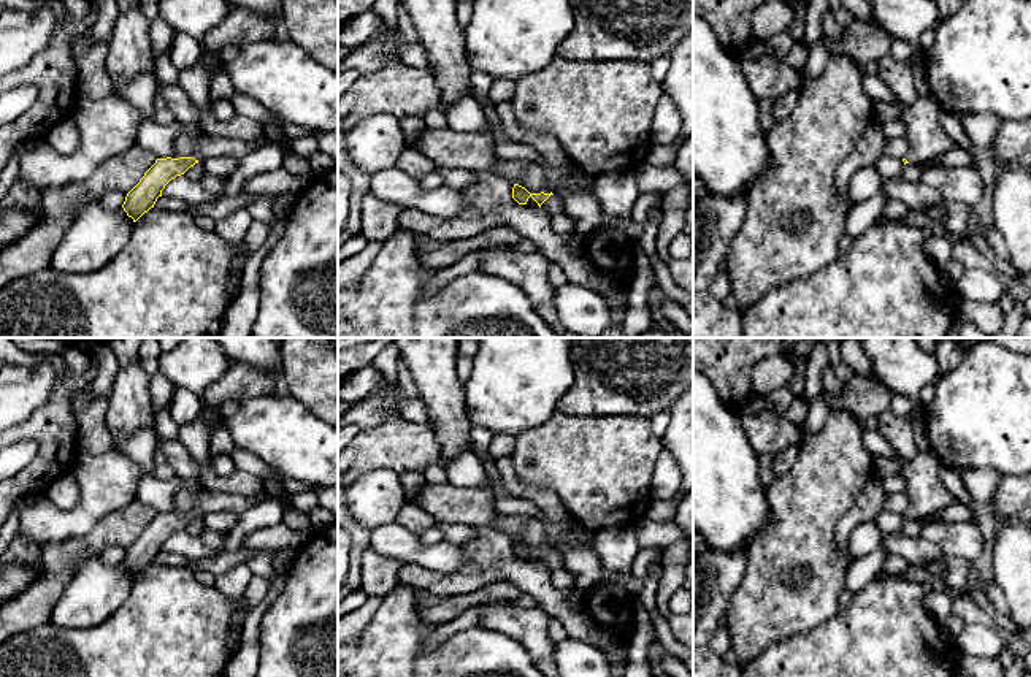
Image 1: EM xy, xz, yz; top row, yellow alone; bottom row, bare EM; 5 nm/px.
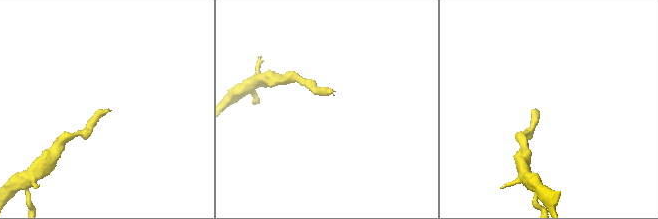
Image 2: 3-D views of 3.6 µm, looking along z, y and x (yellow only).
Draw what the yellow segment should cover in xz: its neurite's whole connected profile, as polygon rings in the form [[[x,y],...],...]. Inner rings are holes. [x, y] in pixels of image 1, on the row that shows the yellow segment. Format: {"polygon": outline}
{"polygon": [[[514,184],[512,198],[519,205],[527,205],[530,197],[549,214],[550,219],[565,212],[563,200],[558,195],[552,192],[530,193],[525,187]]]}

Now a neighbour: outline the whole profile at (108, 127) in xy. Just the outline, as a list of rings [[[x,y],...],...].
[[[109,95],[79,98],[73,119],[81,136],[78,151],[59,152],[43,136],[21,155],[19,179],[38,190],[84,181],[100,163],[135,144],[143,114],[124,98]]]

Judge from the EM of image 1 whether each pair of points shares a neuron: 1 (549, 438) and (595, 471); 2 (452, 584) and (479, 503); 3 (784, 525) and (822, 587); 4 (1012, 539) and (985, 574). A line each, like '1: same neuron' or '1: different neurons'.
1: same neuron
2: different neurons
3: same neuron
4: different neurons

